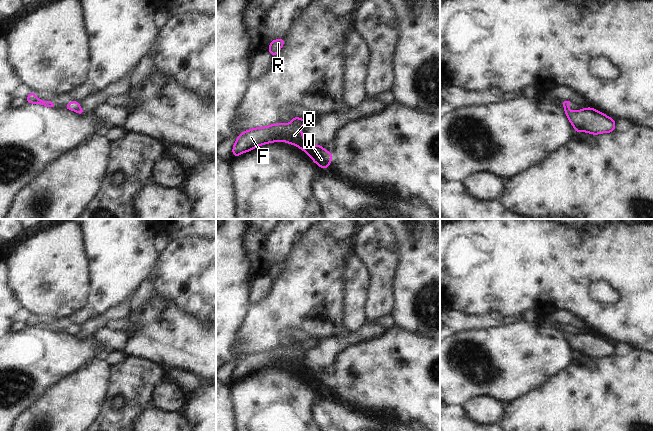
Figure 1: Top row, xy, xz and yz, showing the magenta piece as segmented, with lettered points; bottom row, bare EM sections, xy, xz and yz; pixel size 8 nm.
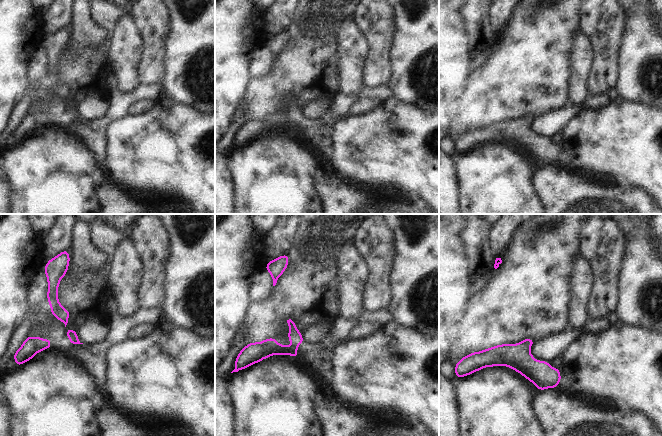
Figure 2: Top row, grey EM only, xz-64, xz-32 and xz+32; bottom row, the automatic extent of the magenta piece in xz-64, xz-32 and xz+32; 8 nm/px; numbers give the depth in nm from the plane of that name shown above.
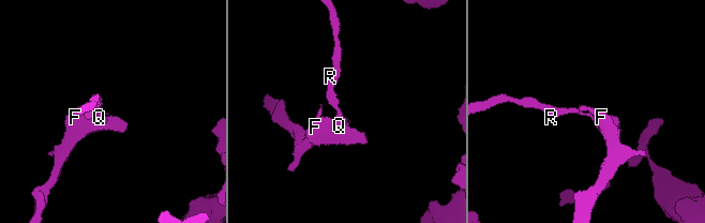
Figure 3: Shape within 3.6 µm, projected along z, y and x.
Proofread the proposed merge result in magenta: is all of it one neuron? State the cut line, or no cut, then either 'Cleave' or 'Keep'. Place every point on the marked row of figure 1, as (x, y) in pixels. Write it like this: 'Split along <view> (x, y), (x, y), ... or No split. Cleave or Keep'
Split along xz (290, 123), (300, 127). Cleave.

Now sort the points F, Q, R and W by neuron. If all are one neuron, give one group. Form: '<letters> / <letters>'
F Q W / R

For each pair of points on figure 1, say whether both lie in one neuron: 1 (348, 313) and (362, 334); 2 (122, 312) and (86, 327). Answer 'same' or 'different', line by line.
1: different
2: same

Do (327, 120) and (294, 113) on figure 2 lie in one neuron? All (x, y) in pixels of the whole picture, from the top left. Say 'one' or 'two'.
one

